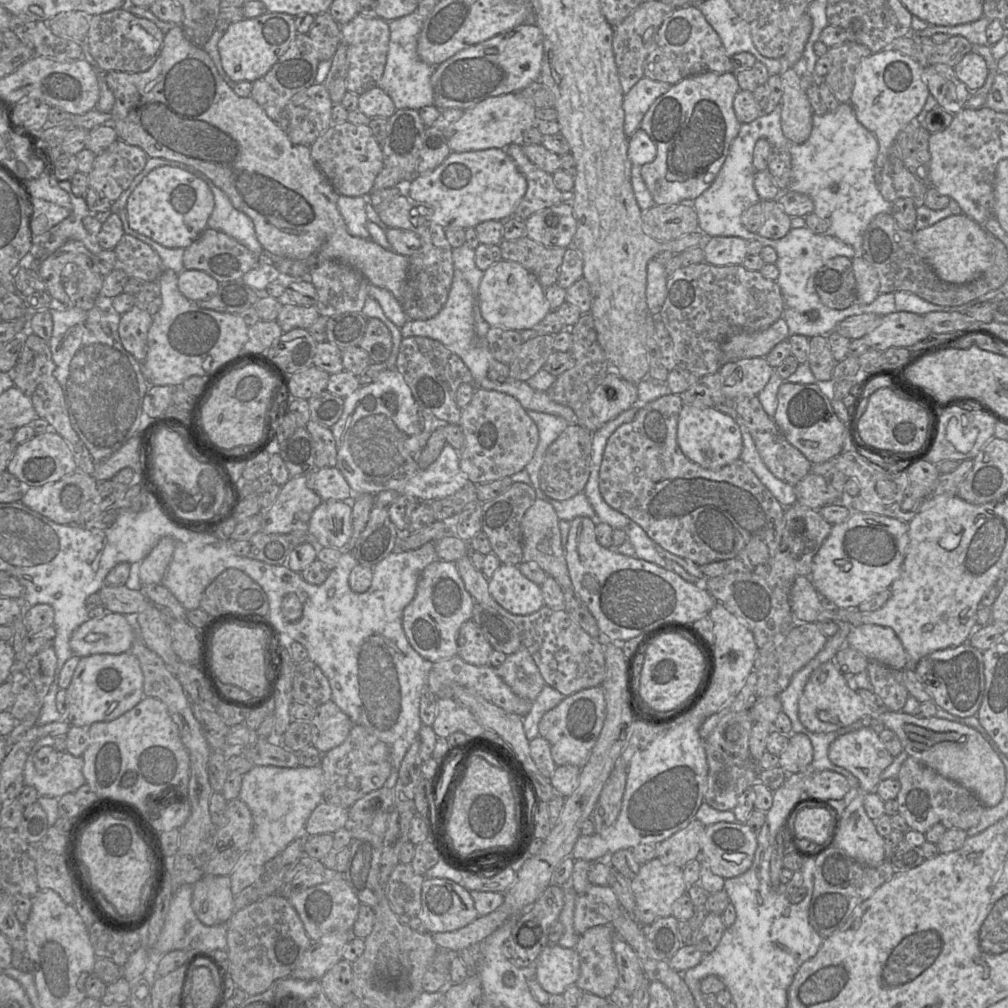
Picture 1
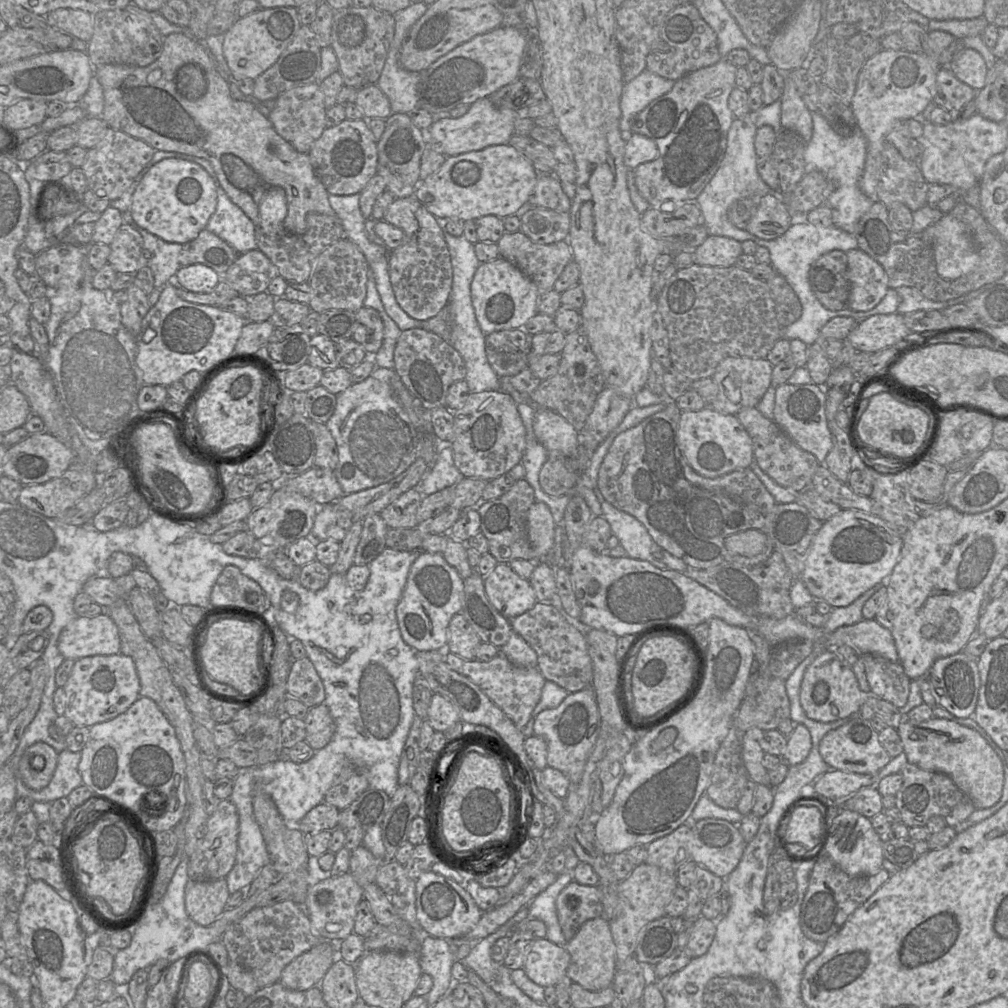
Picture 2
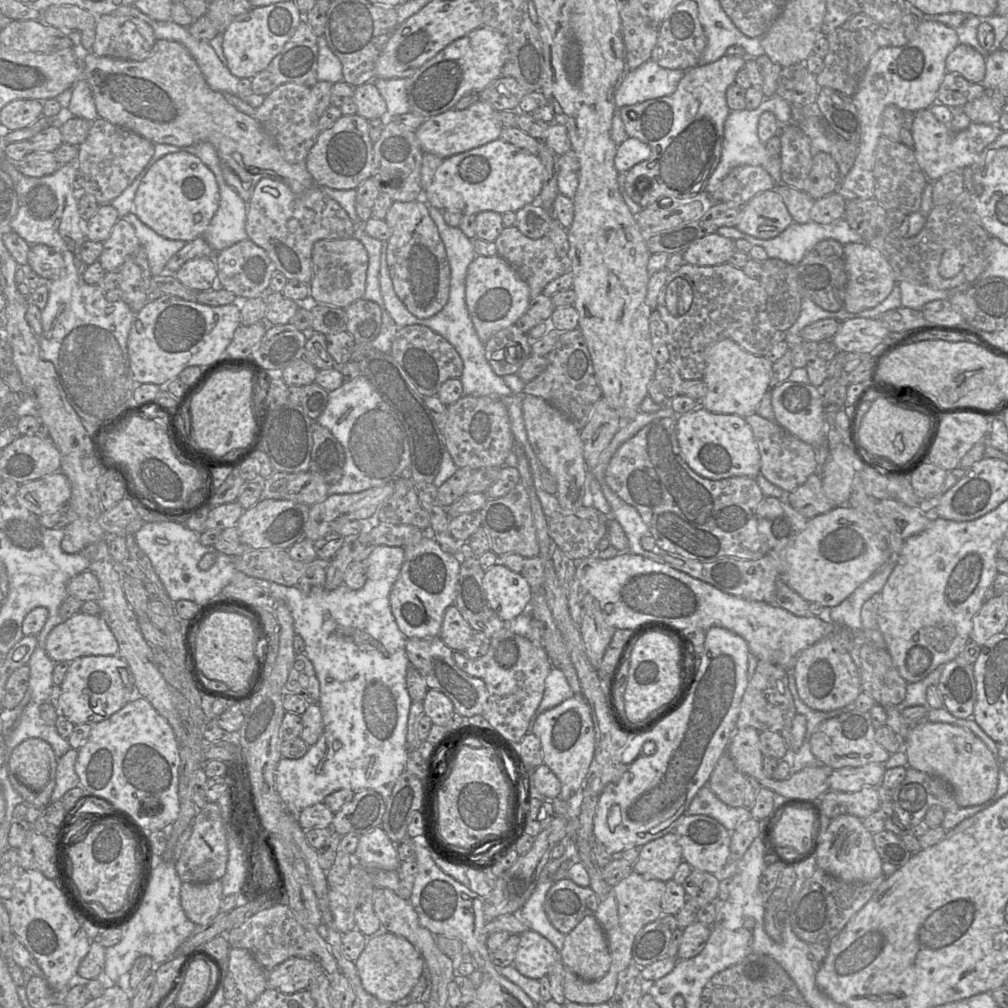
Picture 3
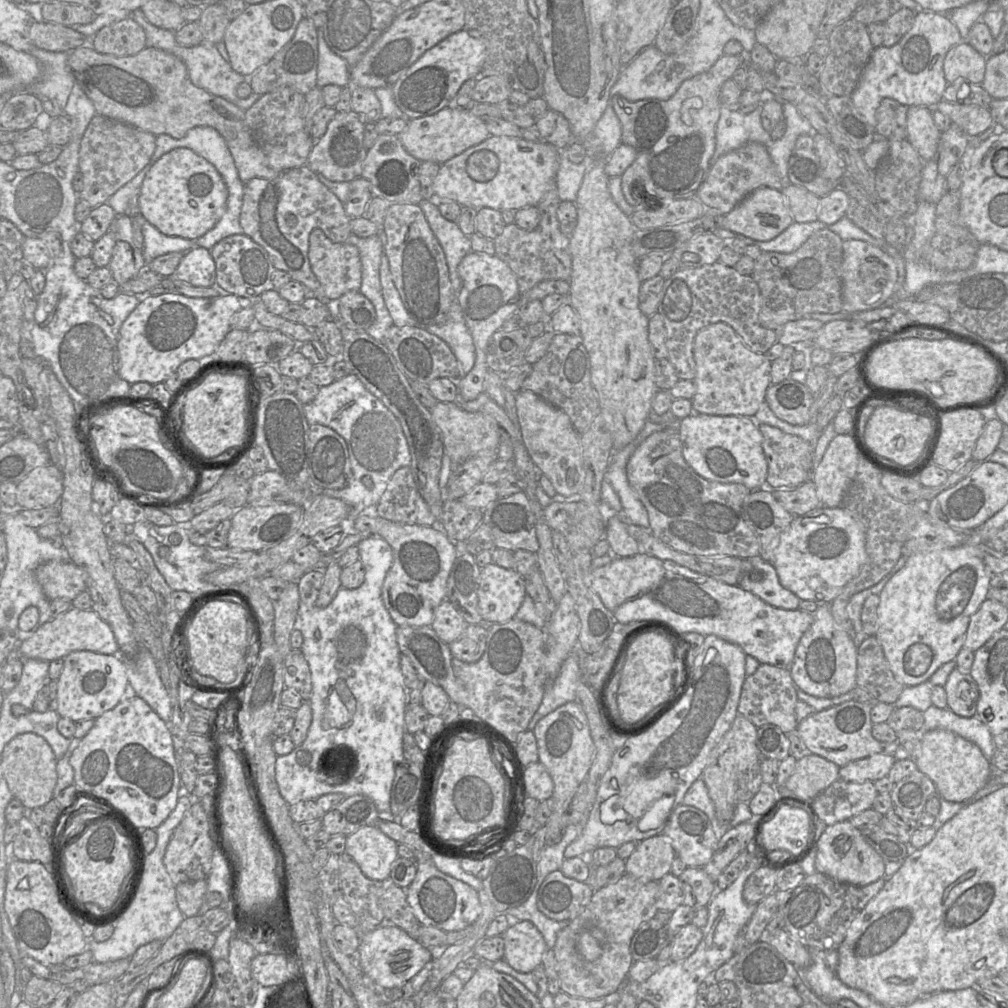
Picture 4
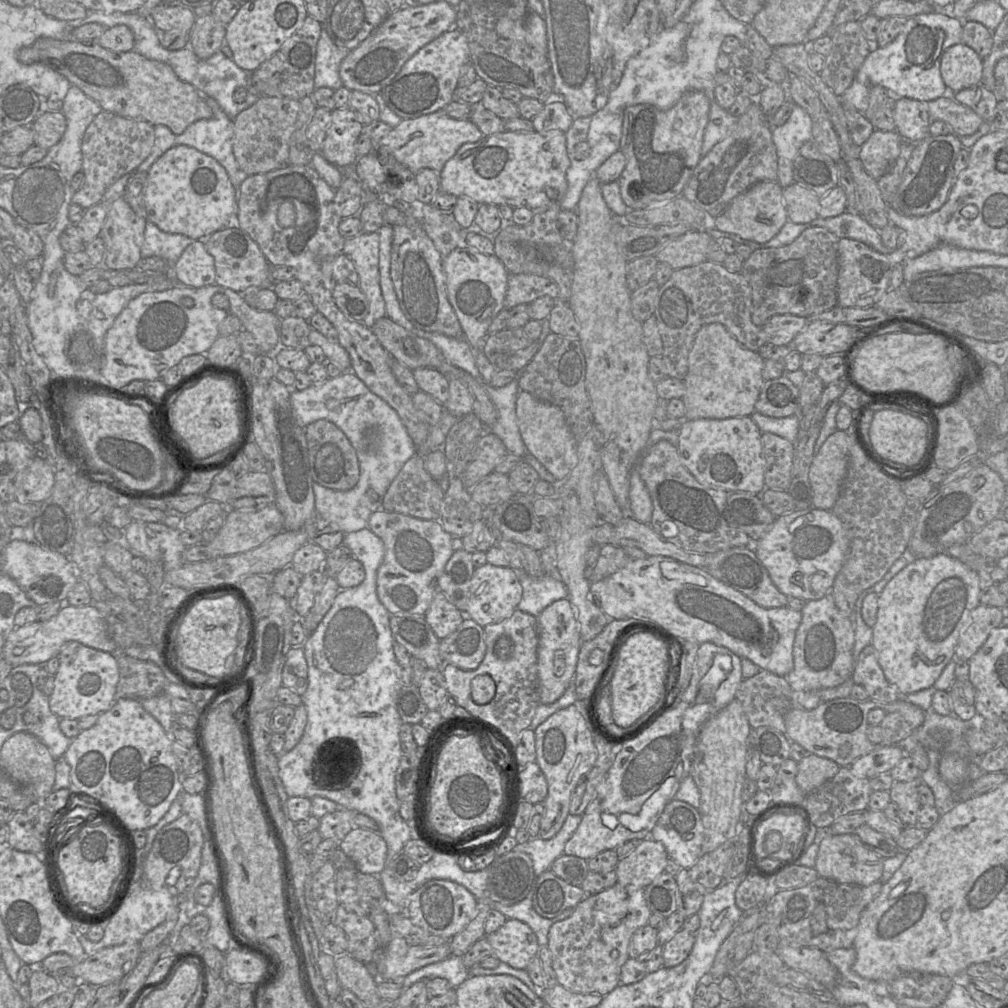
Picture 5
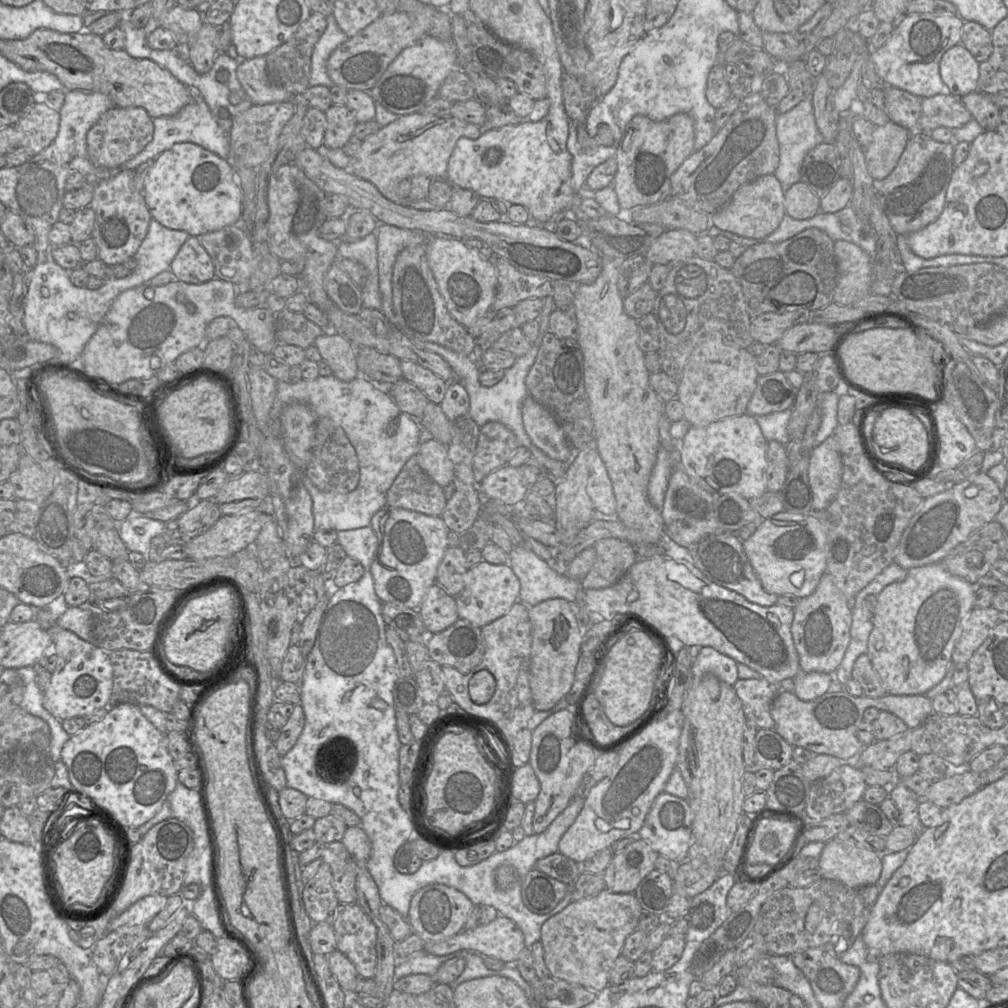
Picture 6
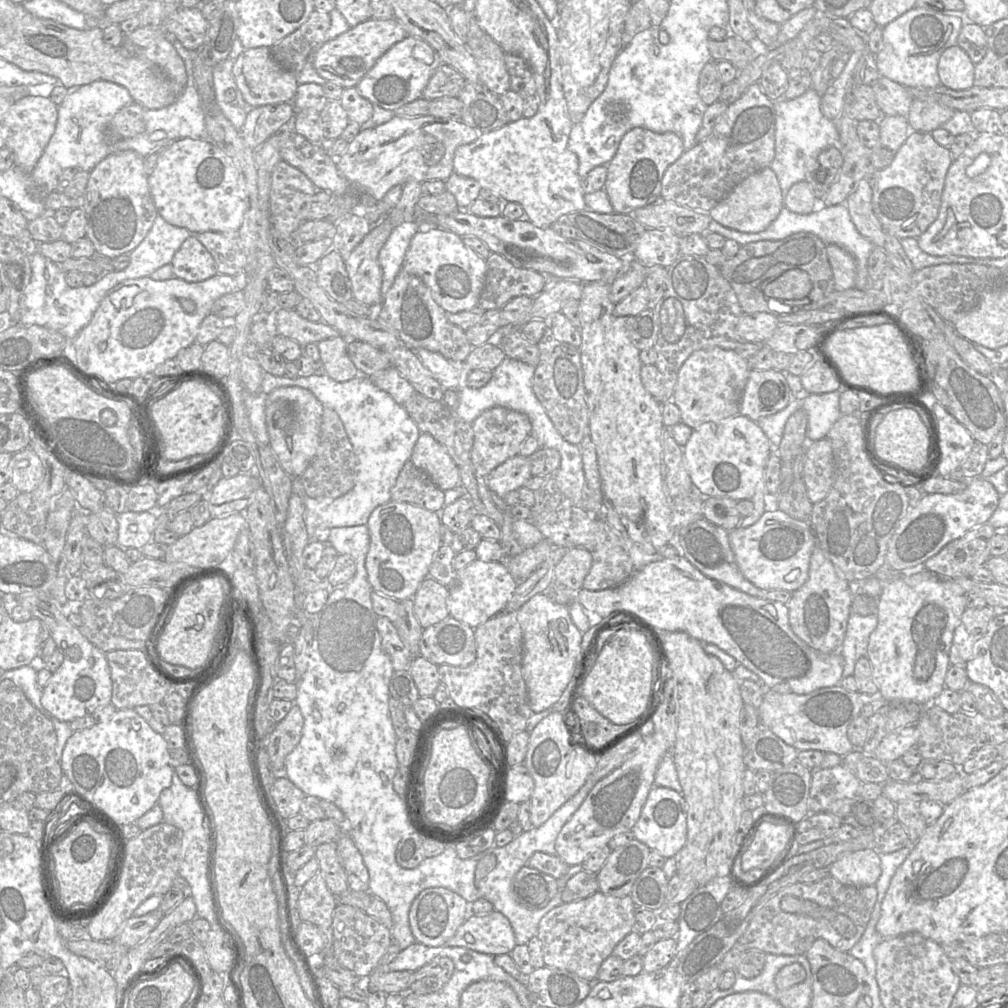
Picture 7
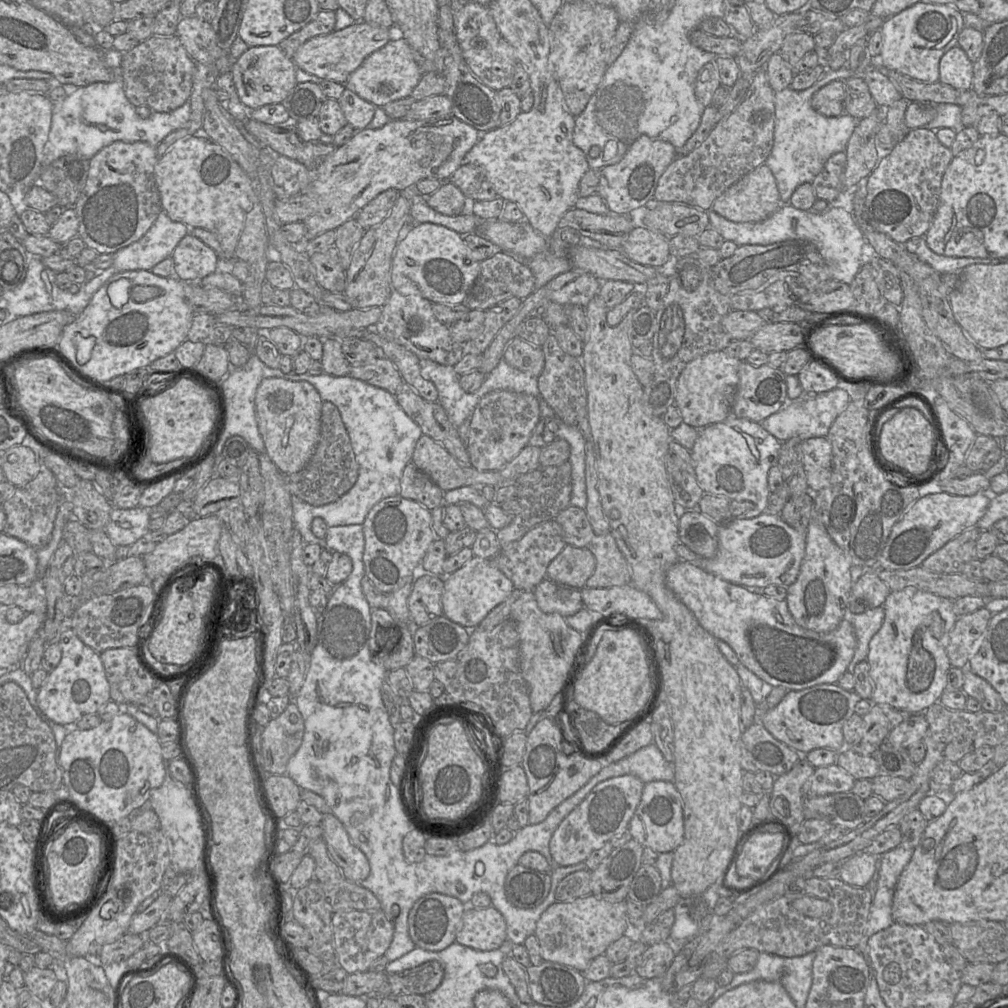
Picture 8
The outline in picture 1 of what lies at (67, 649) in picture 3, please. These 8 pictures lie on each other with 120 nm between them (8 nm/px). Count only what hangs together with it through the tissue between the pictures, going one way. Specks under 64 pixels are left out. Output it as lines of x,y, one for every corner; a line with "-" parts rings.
107,612
102,618
89,618
77,627
69,645
78,657
120,654
130,651
135,637
135,617

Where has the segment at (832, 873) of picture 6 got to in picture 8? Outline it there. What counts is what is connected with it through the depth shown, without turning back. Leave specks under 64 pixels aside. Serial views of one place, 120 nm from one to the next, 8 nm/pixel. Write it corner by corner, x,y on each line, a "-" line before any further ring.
865,851
851,856
843,862
840,879
851,886
865,887
877,870
878,857

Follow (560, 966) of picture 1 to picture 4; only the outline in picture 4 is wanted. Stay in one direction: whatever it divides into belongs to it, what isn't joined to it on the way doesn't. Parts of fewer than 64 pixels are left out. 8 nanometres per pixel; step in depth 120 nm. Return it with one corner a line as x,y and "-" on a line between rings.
512,921
501,935
504,940
503,960
517,972
532,973
542,965
548,947
542,934
529,921

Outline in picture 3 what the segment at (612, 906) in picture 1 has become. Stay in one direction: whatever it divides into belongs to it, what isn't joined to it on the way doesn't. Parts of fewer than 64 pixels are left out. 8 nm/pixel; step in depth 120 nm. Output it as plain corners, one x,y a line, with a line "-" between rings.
562,878
547,891
544,911
553,927
567,935
585,916
593,915
599,902
589,886
581,887
569,878

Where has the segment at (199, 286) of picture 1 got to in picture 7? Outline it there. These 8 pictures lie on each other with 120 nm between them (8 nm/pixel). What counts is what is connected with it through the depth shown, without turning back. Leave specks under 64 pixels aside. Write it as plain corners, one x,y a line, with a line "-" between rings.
189,236
172,259
174,276
187,282
200,282
216,275
215,261
205,246

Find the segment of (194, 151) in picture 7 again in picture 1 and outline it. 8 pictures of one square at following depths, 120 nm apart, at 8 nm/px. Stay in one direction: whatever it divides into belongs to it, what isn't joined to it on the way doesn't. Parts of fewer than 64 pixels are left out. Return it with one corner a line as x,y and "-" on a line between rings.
165,165
153,169
143,178
129,196
125,209
131,229
166,248
186,249
207,228
214,209
214,196
200,178

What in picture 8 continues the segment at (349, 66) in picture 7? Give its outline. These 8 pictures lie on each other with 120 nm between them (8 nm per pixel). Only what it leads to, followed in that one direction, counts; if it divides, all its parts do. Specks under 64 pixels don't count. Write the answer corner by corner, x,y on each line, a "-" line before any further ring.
356,21
339,31
310,38
295,52
292,60
298,69
320,77
345,84
349,75
373,52
386,45
394,36
393,27
386,28
365,21

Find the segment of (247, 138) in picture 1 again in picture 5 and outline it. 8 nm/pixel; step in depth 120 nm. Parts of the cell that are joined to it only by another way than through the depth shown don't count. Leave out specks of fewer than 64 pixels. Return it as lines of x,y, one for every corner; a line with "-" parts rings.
39,38
32,45
20,49
17,59
23,64
44,63
63,75
73,86
77,86
84,94
95,100
103,111
123,117
144,120
153,126
165,125
174,134
182,134
186,128
200,119
213,117
212,109
201,99
197,88
178,78
168,64
151,60
135,52
114,52
95,42
79,42
76,40
54,40

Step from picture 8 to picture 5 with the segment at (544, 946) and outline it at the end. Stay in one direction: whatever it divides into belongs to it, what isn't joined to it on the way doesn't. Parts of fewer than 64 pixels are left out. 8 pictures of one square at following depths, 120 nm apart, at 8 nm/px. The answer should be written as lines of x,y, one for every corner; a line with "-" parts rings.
619,884
597,894
586,895
574,908
570,917
554,923
548,933
548,948
557,982
565,989
581,994
606,996
620,984
622,966
630,958
628,947
634,932
645,925
652,912
644,898
644,888

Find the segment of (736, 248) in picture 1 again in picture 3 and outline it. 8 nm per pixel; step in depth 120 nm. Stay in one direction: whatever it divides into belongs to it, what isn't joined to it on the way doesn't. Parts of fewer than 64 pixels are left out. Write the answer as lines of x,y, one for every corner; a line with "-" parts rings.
716,232
711,233
692,244
682,255
687,264
695,266
724,264
737,250
735,241

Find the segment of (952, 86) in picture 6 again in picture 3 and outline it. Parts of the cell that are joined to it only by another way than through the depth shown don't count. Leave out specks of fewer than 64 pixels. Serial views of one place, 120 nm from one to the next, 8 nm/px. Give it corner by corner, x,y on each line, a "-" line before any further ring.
959,43
946,59
946,71
981,83
986,75
986,57
972,46

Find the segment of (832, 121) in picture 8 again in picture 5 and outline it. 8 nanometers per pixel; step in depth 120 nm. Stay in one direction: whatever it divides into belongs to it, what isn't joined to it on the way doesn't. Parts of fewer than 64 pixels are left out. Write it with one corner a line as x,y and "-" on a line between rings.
794,105
787,122
771,126
772,139
778,158
777,182
784,189
794,183
793,163
800,147
812,138
813,120
807,111

